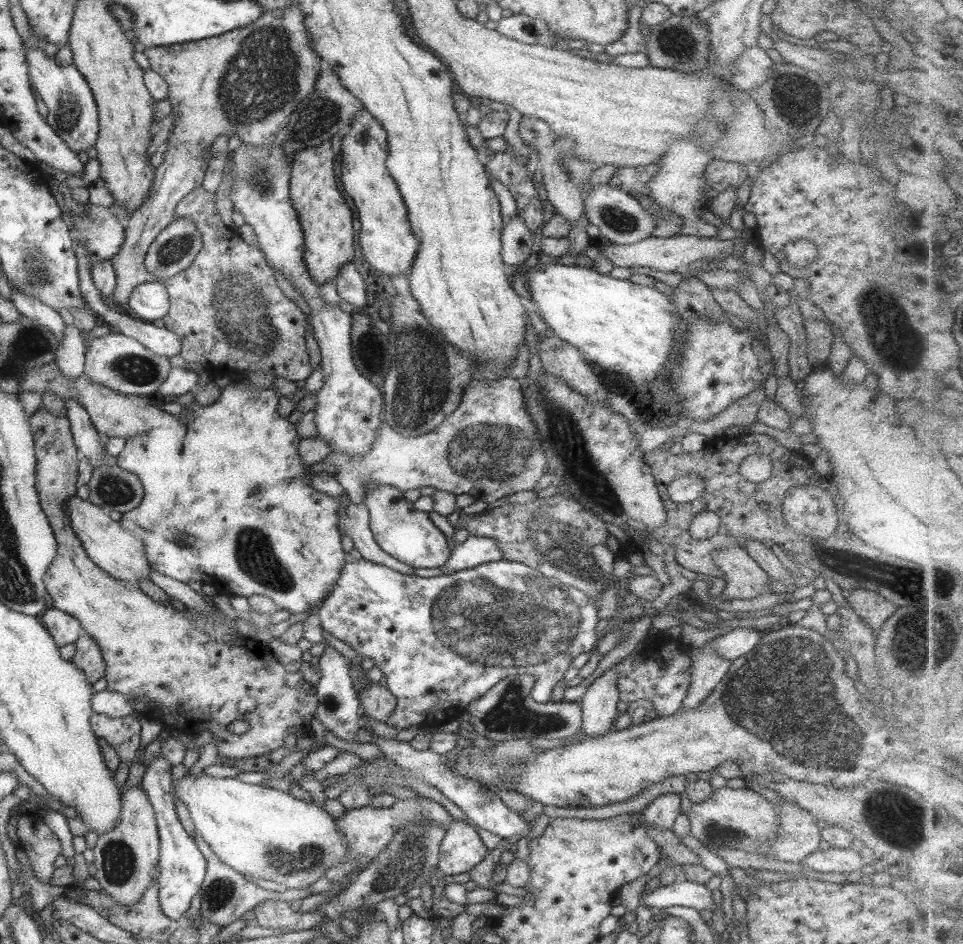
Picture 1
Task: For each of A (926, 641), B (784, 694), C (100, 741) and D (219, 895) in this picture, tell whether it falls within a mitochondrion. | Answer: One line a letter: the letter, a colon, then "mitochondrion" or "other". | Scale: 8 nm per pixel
A: mitochondrion
B: mitochondrion
C: other
D: mitochondrion

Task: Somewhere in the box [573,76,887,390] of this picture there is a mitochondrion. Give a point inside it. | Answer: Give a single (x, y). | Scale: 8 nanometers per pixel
(621, 222)

